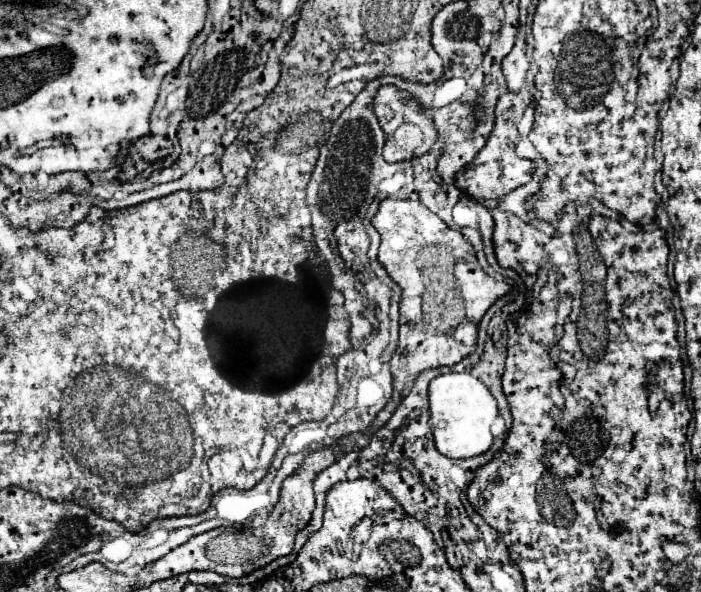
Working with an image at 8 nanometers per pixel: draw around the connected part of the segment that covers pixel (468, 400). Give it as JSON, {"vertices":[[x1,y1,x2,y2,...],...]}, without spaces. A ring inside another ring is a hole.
{"vertices":[[470,371,434,377,428,385,428,403,430,419,434,423,434,445,442,455,450,459,468,459,490,449,494,441,490,427,498,417,498,405,488,387,480,383,480,379,476,379]]}

